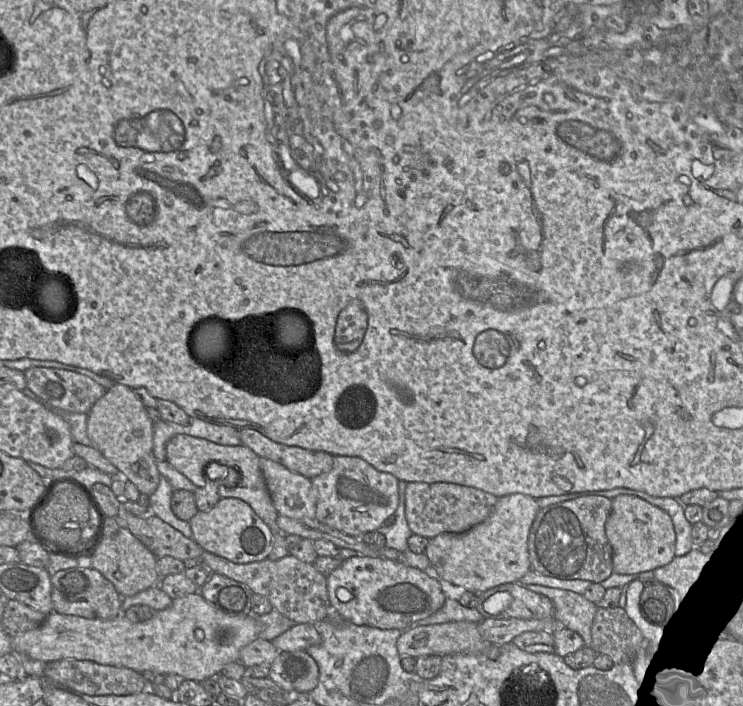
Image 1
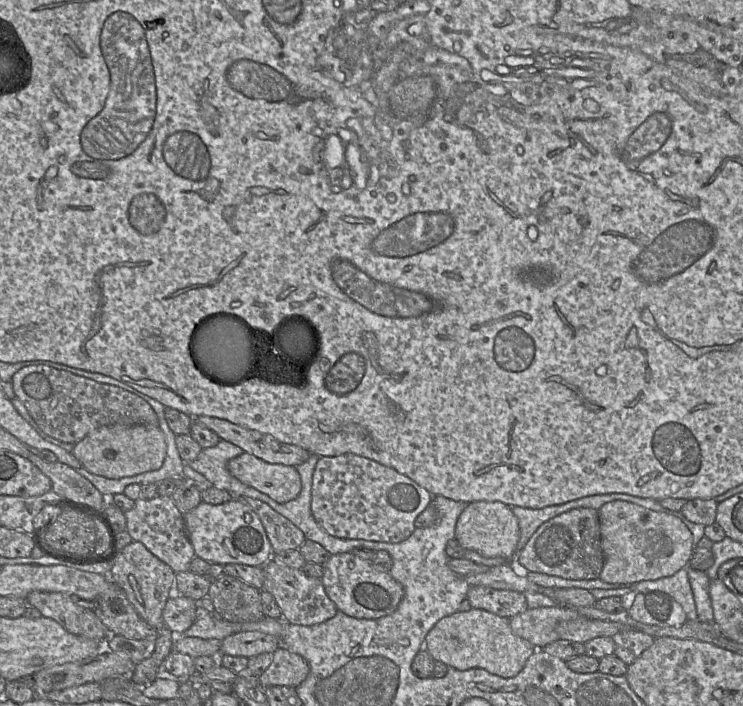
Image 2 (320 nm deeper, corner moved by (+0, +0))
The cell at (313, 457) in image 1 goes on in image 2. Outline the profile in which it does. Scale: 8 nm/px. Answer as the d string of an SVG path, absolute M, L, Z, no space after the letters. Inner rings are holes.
M210 416L193 419L215 432L220 439L268 463L296 467L310 456L310 453L300 446L281 442L268 434L244 428L225 419Z

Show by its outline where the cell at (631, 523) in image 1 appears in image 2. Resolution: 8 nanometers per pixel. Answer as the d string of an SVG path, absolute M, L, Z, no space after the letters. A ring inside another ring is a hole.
M615 500L598 510L604 565L599 578L610 584L634 584L674 575L688 565L694 552L693 536L688 527L677 517L653 511L637 504Z

